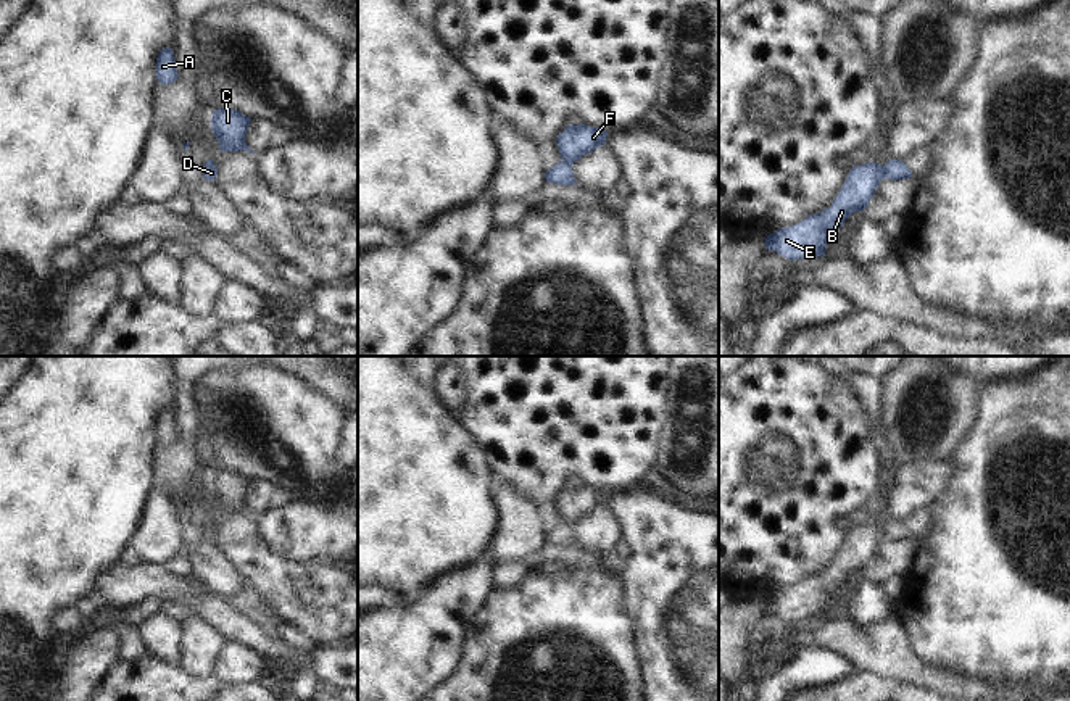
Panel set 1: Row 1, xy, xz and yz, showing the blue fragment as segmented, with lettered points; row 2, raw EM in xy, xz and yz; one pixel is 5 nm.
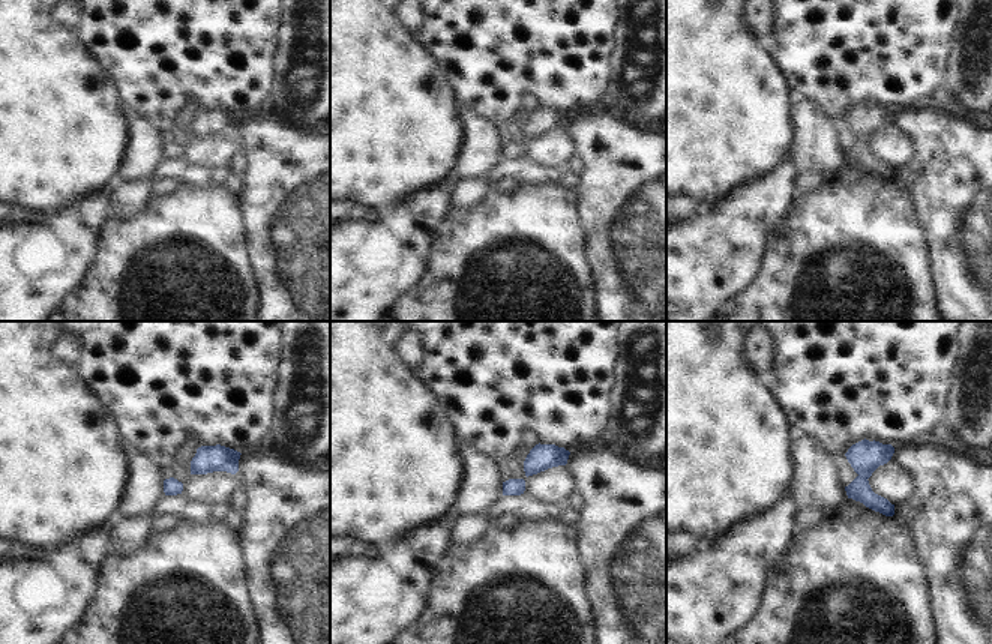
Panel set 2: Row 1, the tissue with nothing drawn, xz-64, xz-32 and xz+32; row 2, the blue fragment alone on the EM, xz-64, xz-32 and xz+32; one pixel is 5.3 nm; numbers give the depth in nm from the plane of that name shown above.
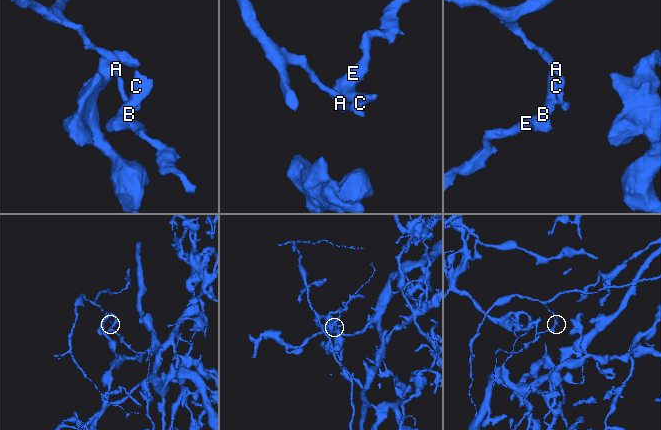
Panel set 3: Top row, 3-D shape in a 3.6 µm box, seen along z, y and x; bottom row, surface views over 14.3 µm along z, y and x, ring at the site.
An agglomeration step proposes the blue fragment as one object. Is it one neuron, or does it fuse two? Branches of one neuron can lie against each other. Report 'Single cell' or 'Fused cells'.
Fused cells.

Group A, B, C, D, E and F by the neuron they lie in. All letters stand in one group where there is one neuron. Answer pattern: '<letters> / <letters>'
A / B C D E F

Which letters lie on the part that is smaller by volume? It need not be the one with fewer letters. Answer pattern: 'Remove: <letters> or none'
Remove: B, C, D, E, F

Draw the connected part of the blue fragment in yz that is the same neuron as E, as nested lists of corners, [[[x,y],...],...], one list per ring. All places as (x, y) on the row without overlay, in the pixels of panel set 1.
[[[878,524],[852,527],[830,569],[767,596],[765,611],[777,612],[790,622],[823,619],[828,601],[854,572],[867,569],[883,540],[885,527]]]

